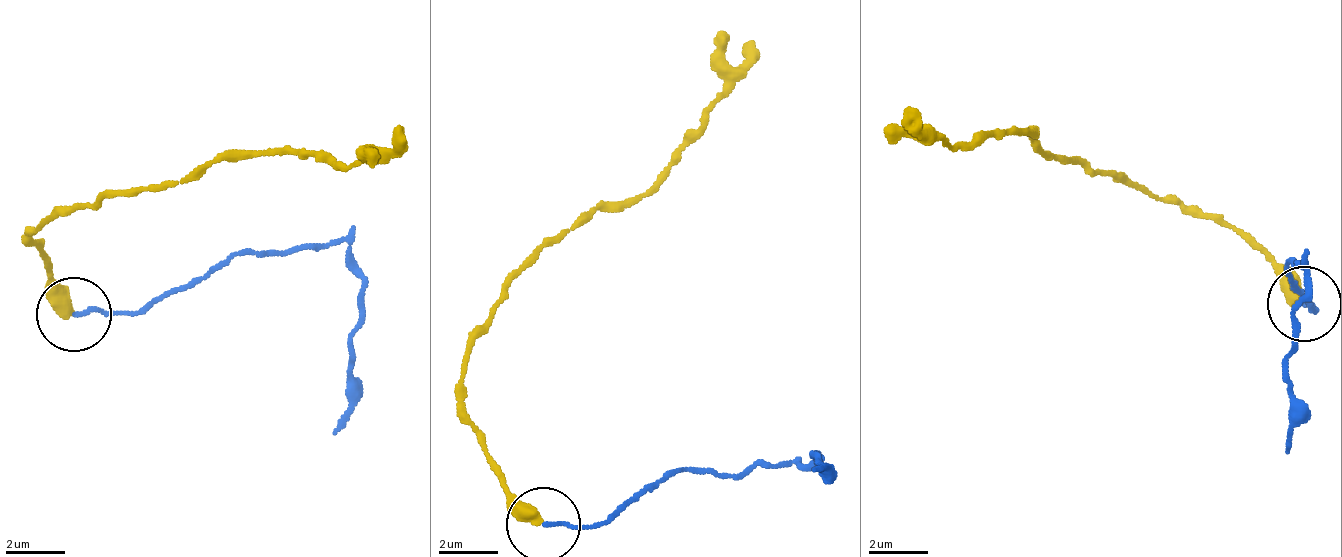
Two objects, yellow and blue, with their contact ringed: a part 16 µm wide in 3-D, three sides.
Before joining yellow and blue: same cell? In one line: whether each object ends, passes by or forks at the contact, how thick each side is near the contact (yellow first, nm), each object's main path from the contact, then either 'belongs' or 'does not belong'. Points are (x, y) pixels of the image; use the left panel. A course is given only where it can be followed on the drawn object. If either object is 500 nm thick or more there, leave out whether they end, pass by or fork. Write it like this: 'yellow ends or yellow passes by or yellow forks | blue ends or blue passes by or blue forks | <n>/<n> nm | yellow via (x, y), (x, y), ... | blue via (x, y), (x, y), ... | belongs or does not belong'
yellow ends | blue ends | 440/130 nm | yellow via (75, 316), (31, 246), (35, 231), (55, 219), (151, 191), (224, 157), (254, 156), (353, 167), (406, 142) | blue via (75, 316), (141, 315), (237, 251), (340, 242), (358, 288), (350, 421), (335, 436) | does not belong

